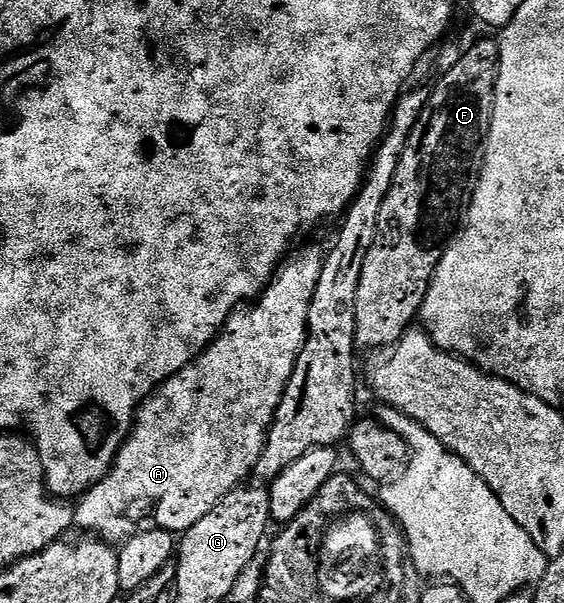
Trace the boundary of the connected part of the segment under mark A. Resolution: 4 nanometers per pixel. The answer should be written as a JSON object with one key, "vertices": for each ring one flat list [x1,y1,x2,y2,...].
{"vertices":[[298,248,279,265,271,283,254,302,236,308,219,335,140,404,127,441,115,456,115,465,105,478,78,497,74,505,76,529,84,528,87,531,84,533,98,534,108,542,125,542,141,531,139,523,153,515,159,504,158,527,182,534,197,526,209,510,240,487,247,475,254,473,297,358,307,341,309,306,313,302,313,290,317,290,317,280,321,278,324,249]]}

